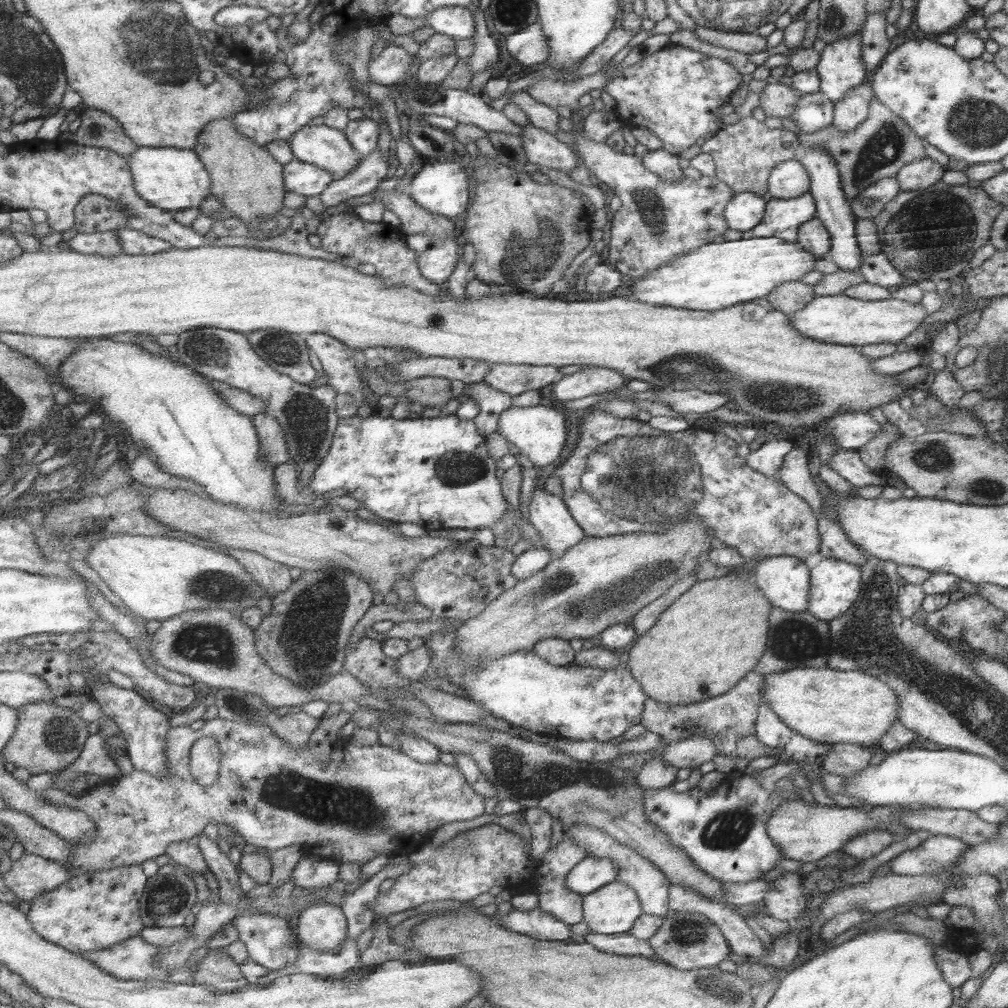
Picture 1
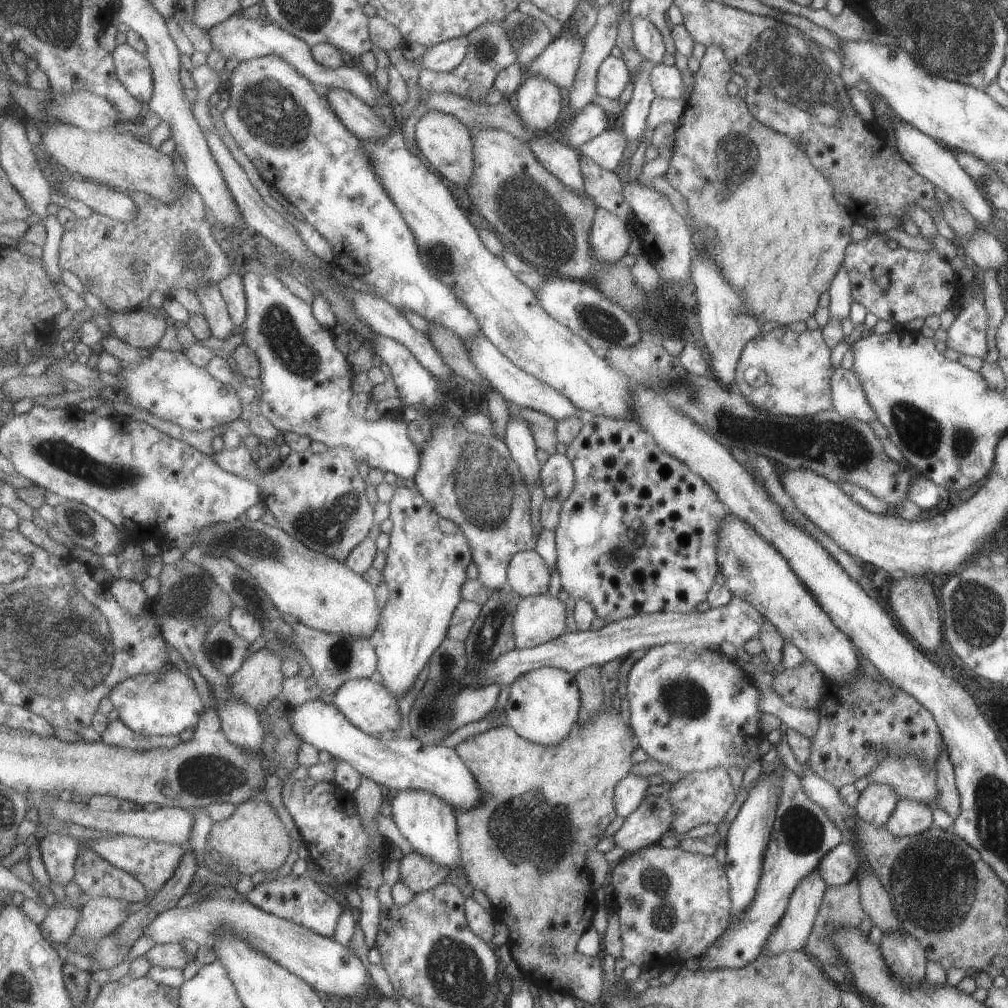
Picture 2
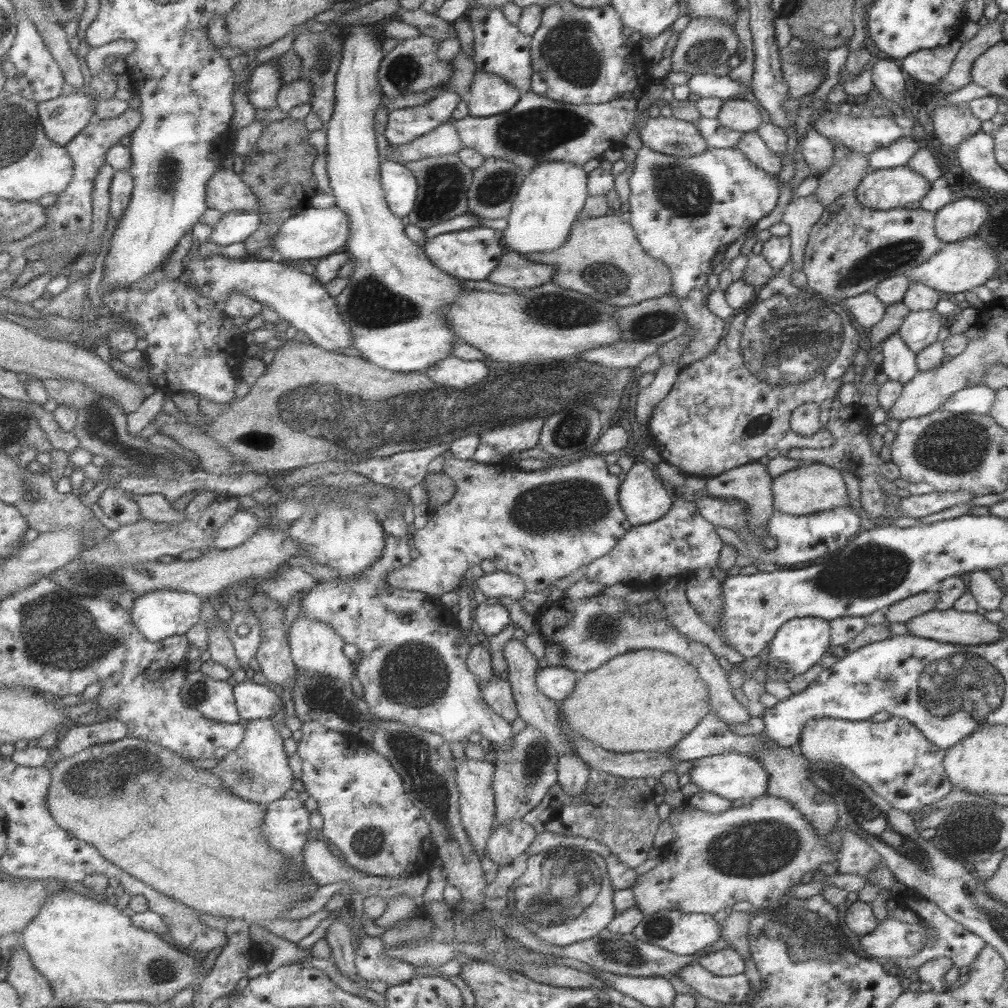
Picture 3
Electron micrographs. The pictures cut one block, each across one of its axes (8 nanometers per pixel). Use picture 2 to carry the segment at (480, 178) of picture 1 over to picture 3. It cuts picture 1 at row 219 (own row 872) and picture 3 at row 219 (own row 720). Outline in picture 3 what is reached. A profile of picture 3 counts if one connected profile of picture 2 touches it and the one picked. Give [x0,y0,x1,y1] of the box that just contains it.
[523,216,672,307]

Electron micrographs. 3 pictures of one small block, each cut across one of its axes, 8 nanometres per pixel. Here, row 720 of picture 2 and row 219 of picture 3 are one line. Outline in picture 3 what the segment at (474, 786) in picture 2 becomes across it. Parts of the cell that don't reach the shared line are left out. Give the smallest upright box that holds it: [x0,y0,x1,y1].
[273,206,351,263]

